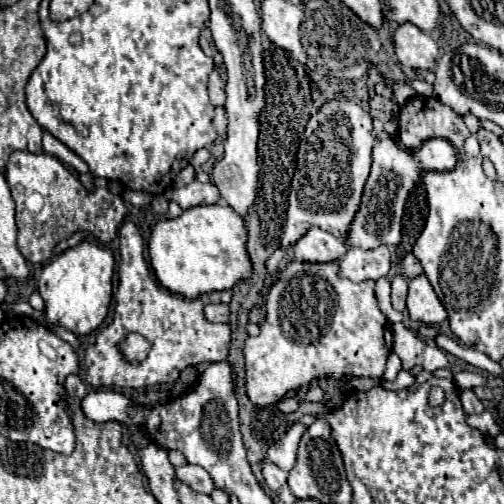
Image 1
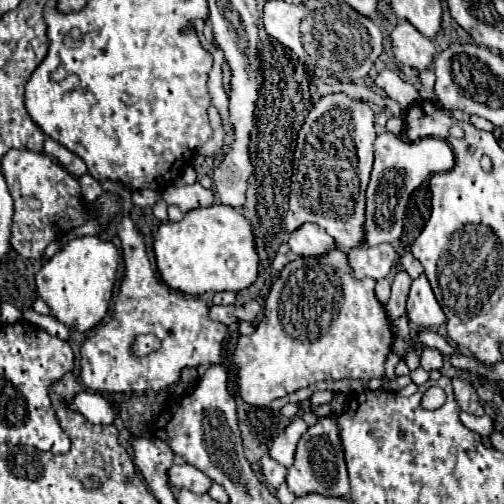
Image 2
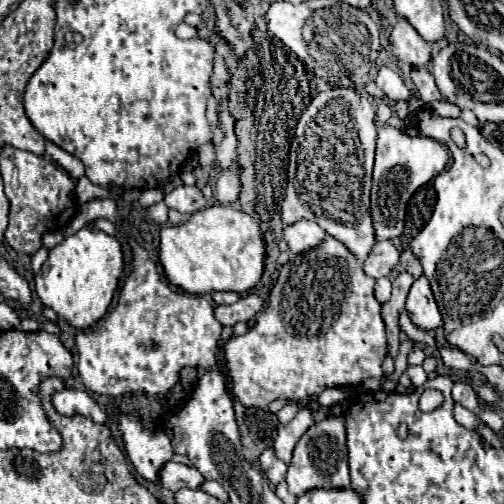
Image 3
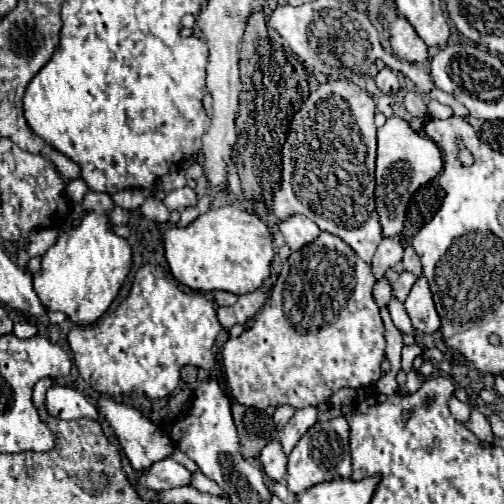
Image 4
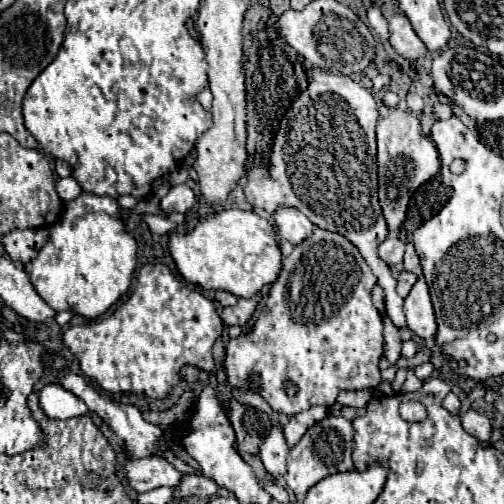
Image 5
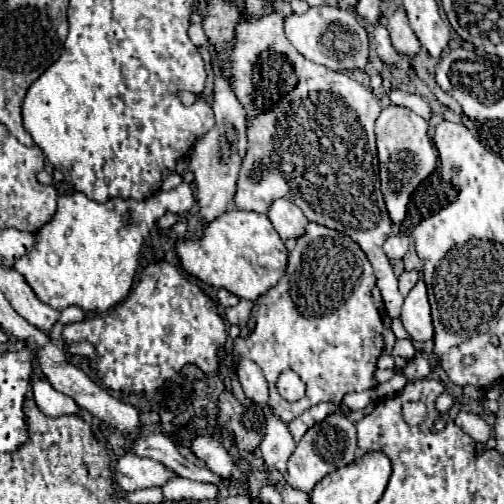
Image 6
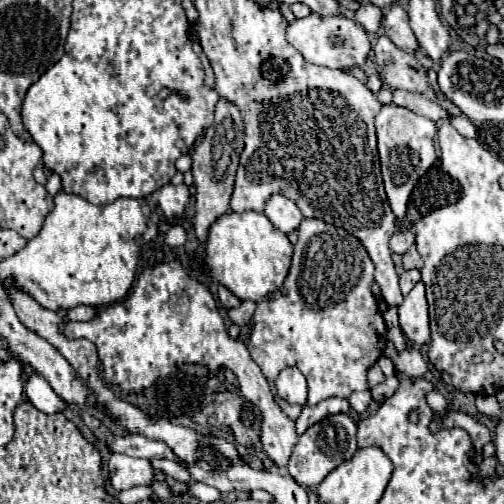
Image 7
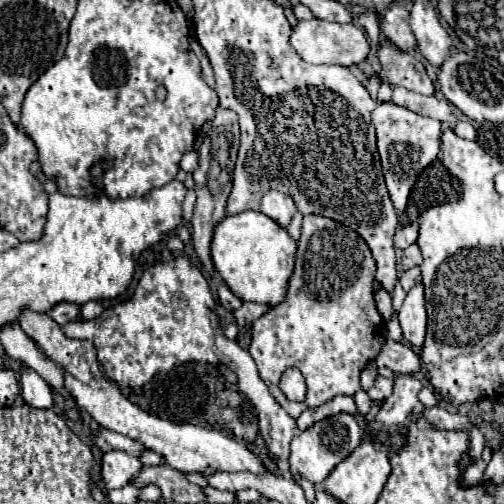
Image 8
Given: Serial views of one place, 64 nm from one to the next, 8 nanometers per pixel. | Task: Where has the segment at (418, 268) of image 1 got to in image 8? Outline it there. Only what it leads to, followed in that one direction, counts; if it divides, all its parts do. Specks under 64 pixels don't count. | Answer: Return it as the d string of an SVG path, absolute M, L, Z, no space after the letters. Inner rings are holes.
M416 244L408 246L404 252L402 252L402 266L404 270L410 270L414 266L420 266L422 264L422 256L420 256L420 248Z

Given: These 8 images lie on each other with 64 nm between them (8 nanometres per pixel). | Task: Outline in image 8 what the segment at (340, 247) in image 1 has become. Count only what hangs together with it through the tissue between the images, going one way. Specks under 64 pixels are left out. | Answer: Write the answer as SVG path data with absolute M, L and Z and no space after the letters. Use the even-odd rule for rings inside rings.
M272 190L272 192L264 194L260 212L264 212L268 218L272 218L282 228L288 228L288 224L292 222L292 216L296 214L296 206L288 194Z

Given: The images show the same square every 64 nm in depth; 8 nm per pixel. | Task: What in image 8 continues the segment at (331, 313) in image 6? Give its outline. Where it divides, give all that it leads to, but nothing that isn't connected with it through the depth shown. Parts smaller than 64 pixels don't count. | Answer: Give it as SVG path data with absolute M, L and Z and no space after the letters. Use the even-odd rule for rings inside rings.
M304 216L302 236L296 252L296 268L288 280L288 292L280 304L272 306L252 324L252 342L248 348L262 380L270 388L270 394L292 418L298 418L302 410L316 408L338 394L354 396L360 390L360 372L380 354L380 348L386 340L386 324L374 304L374 274L376 262L370 254L370 248L354 230L324 216ZM286 368L298 368L304 374L308 384L304 402L290 402L280 392L278 382Z

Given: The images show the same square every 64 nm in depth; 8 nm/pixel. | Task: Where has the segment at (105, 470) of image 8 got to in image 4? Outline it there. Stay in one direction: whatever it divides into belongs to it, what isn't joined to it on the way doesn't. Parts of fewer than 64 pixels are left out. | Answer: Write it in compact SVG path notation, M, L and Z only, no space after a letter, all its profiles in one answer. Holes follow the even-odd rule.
M164 458L148 472L140 472L140 482L150 490L172 490L180 486L188 486L192 482L192 472L188 472L182 464L172 458Z

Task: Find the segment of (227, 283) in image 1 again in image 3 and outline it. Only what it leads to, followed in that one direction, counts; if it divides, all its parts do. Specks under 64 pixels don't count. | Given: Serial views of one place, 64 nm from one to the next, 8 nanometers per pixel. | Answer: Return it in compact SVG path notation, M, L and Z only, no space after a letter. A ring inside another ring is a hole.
M222 204L198 210L178 226L162 226L158 250L166 278L190 294L208 294L218 290L242 294L258 284L266 258L258 222L242 210Z

